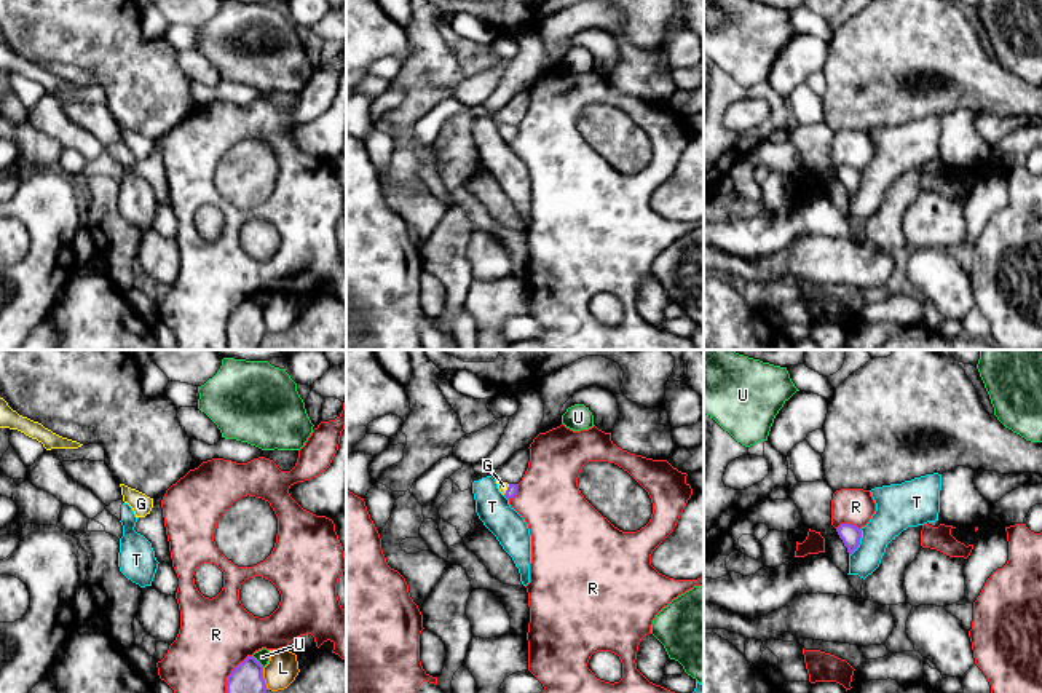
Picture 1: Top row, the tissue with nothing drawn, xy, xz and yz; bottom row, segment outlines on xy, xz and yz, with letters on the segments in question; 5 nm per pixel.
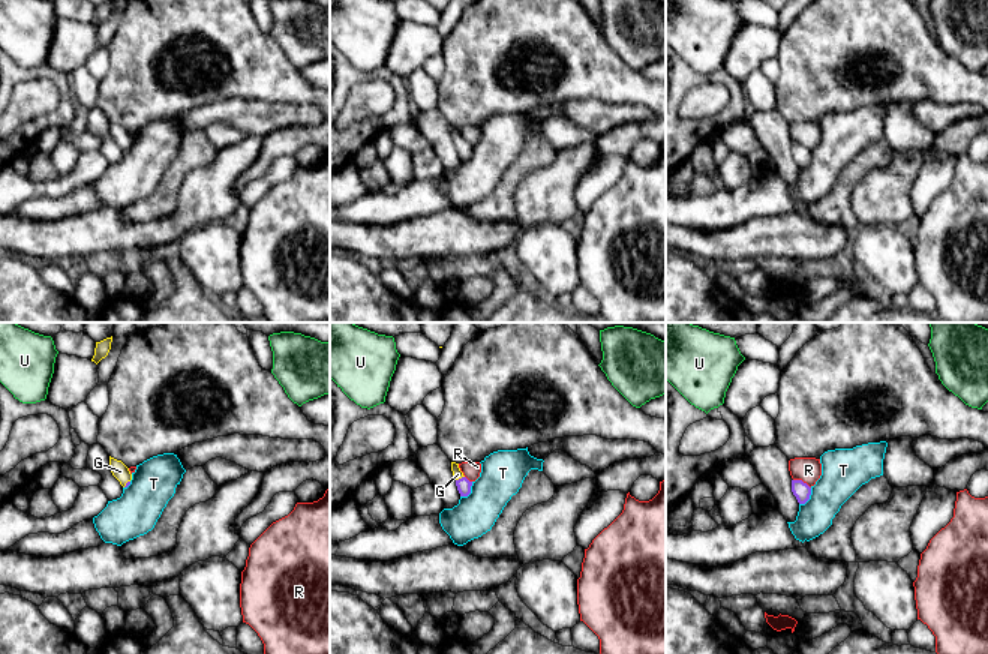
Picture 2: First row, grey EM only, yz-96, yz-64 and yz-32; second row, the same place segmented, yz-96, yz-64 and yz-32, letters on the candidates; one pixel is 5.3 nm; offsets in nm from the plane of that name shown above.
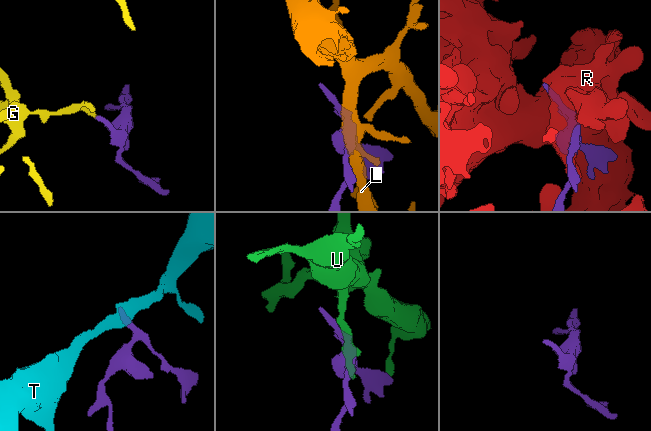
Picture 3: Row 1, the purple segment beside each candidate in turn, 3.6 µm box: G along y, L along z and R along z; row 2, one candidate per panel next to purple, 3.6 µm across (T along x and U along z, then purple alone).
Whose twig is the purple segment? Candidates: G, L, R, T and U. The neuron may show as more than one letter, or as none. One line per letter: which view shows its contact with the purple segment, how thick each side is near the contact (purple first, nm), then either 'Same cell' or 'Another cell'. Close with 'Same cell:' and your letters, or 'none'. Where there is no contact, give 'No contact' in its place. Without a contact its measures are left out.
G: Touches purple in xz. Thickness 60 nm (purple) against 50 nm. Same cell
L: Touches purple in xy. Thickness 190 nm (purple) against 160 nm. Another cell
R: Touches purple in xy. Thickness 190 nm (purple) against 380 nm. Another cell
T: Touches purple in yz. Thickness 100 nm (purple) against 200 nm. Another cell
U: Touches purple in xy. Thickness 190 nm (purple) against 70 nm. Another cell
Same cell: G

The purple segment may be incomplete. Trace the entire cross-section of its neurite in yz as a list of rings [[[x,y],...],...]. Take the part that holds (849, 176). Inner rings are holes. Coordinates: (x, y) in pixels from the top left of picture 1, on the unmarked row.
[[[841,166],[836,174],[847,190],[847,195],[852,196],[860,187],[862,172],[852,166]]]

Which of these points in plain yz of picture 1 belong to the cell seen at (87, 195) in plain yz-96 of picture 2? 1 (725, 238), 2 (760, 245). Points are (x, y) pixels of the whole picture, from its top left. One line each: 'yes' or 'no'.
1: yes
2: yes

